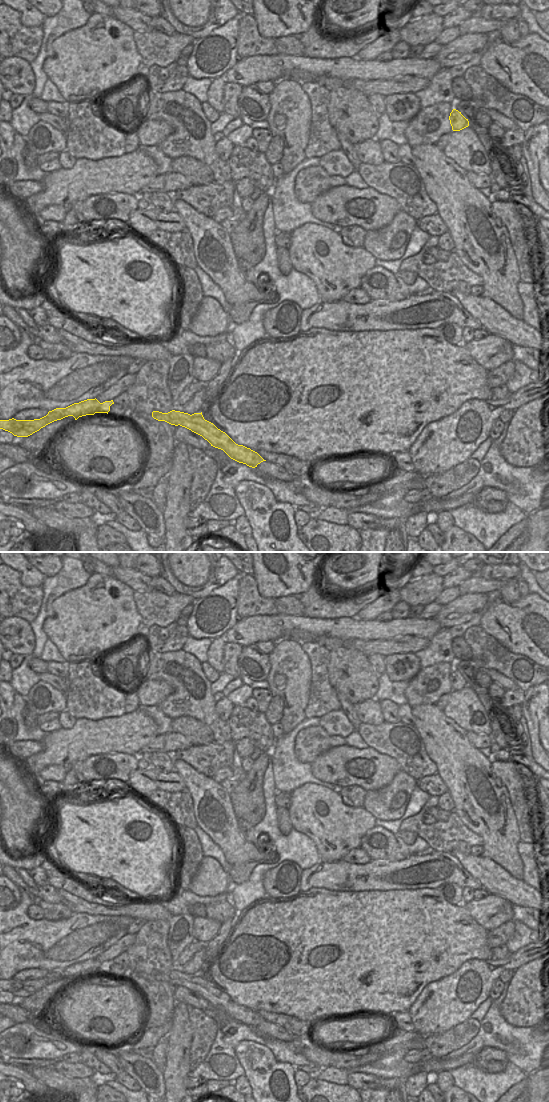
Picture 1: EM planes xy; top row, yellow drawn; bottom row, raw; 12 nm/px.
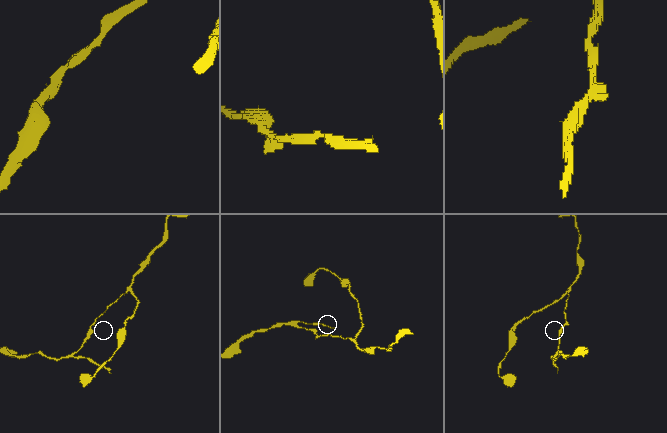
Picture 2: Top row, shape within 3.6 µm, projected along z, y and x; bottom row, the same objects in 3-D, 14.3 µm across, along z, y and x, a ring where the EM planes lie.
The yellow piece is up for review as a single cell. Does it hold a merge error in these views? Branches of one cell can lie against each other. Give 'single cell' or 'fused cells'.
fused cells

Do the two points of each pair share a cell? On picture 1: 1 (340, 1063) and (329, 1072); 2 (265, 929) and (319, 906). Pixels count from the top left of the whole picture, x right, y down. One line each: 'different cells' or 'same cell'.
1: different cells
2: same cell

